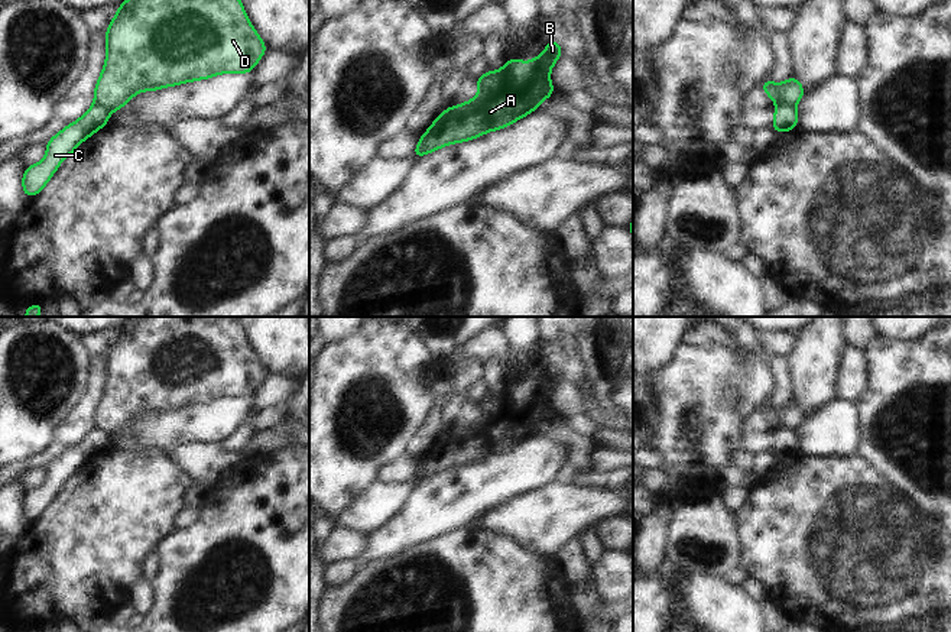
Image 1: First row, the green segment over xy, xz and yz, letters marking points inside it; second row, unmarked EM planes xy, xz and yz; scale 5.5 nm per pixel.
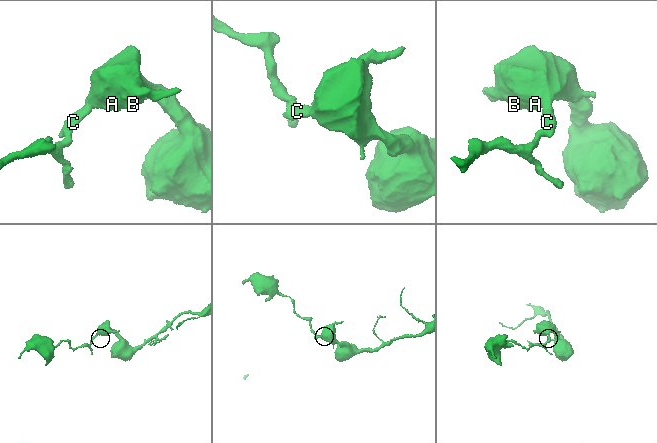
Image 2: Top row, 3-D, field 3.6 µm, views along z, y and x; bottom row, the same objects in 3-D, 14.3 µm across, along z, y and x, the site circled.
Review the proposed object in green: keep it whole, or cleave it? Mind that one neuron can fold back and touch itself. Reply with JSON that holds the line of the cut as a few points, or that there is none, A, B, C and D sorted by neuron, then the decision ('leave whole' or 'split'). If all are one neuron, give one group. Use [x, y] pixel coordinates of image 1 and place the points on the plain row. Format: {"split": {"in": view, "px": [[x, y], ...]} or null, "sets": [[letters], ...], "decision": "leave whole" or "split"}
{"split": {"in": "yz", "px": [[794, 428], [776, 430]]}, "sets": [["A", "B", "D"], ["C"]], "decision": "split"}

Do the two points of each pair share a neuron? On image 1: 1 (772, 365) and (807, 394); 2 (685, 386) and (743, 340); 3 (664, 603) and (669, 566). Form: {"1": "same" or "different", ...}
{"1": "different", "2": "different", "3": "different"}

